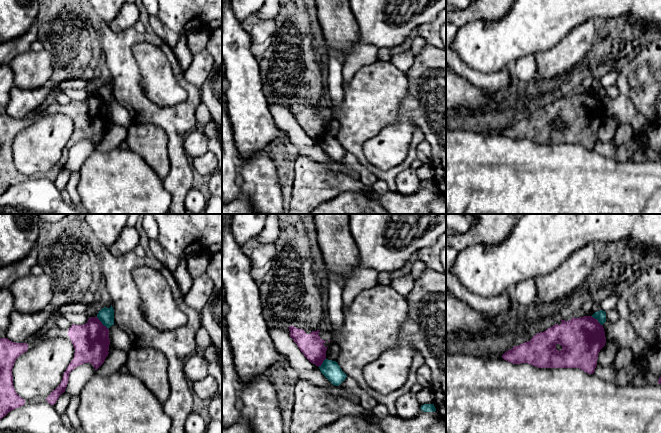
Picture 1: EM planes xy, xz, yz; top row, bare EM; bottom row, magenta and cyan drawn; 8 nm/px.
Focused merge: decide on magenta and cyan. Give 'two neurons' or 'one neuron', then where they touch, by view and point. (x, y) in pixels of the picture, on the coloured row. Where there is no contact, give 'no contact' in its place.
two neurons; meets magenta in xy at (101, 323)

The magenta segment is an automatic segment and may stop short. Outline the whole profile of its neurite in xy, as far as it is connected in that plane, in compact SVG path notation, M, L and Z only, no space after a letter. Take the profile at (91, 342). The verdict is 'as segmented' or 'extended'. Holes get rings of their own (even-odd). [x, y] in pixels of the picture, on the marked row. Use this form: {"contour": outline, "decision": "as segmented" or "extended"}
{"contour": "M97 316L90 317L83 325L72 324L68 330L68 336L75 349L74 358L64 372L59 386L46 399L53 406L59 396L65 392L72 370L84 363L91 363L97 370L109 354L109 329Z", "decision": "as segmented"}

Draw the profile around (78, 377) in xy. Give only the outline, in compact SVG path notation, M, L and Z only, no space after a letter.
M84 363L69 374L69 380L65 392L70 396L79 395L85 384L95 374L95 368L91 363Z

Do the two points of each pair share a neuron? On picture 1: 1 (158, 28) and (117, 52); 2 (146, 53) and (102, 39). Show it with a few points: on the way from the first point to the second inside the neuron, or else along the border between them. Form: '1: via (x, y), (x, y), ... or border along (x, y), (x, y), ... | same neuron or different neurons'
1: border along (153, 31), (170, 47) | different neurons
2: border along (149, 41), (133, 45), (138, 71) | different neurons

